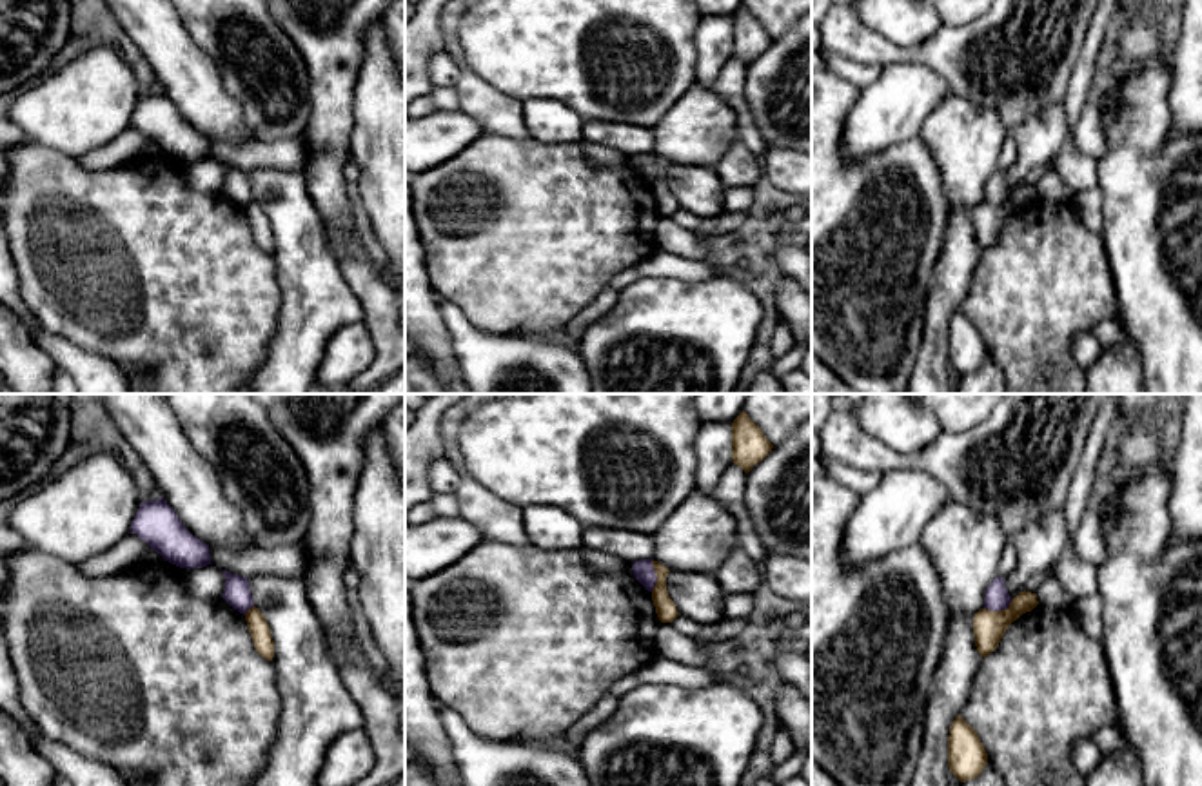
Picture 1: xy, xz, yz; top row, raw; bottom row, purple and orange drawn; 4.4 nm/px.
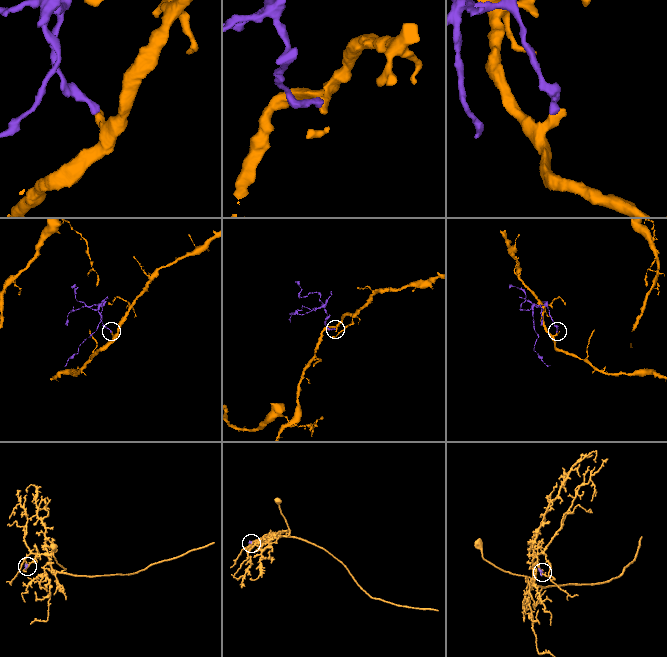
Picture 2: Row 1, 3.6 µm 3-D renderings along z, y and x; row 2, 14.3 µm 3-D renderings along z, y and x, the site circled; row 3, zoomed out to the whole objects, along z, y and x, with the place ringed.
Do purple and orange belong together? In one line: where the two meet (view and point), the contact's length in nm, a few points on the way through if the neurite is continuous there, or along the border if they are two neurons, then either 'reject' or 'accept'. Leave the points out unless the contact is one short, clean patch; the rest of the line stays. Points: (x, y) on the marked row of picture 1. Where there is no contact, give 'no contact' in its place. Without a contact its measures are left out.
meets purple in yz at (999, 609); contact 130 nm long; border along yz (1012, 599), (1004, 609), (985, 609); reject

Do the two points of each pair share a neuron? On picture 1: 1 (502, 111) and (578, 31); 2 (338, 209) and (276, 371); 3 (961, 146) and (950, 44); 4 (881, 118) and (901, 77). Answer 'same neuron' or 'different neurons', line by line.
1: different neurons
2: different neurons
3: different neurons
4: same neuron

